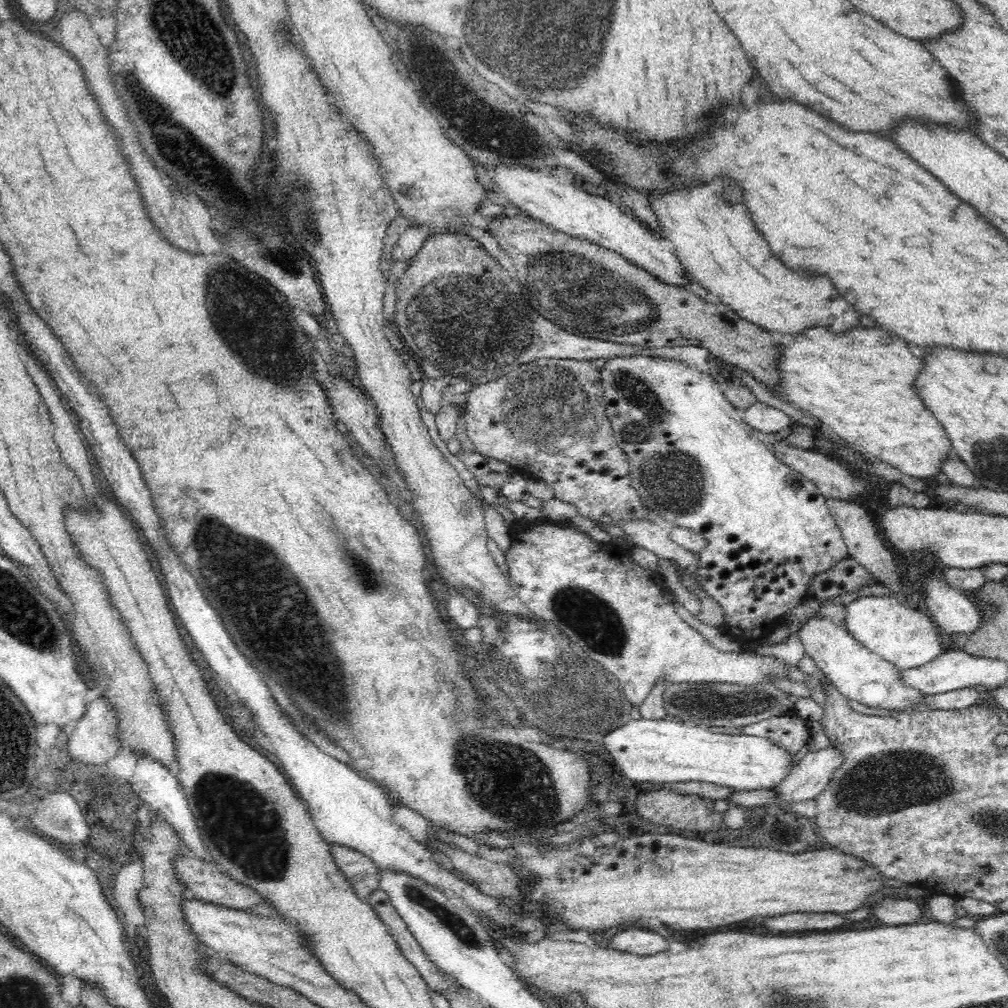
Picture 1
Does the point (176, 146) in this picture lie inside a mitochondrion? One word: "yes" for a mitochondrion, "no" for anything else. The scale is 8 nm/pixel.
yes

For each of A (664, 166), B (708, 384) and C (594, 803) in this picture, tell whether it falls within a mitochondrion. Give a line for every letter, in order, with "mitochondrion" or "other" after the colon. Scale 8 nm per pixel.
A: mitochondrion
B: other
C: other

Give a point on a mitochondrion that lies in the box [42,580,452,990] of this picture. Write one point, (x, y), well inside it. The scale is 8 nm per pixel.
(245, 830)

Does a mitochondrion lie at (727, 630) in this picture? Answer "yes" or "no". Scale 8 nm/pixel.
no

